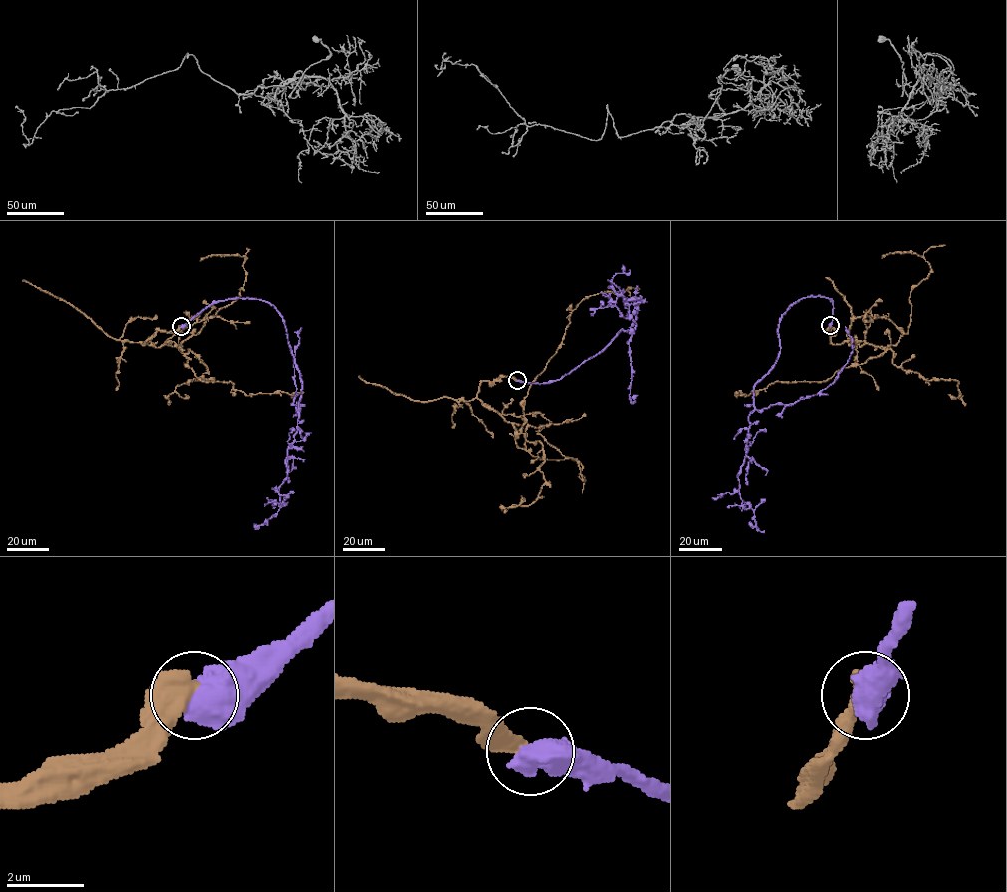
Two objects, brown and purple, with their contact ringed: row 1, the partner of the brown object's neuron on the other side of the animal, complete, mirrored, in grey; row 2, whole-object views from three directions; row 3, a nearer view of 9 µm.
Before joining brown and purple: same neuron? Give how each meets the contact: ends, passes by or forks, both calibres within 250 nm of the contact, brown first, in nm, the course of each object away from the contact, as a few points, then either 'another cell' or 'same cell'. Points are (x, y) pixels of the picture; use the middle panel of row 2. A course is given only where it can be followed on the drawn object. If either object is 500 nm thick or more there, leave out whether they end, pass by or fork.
calibres 550 and 800 nm; course brown (517, 380), (481, 381), (477, 397), (519, 433), (529, 387), (555, 353), (577, 305), (605, 292), (639, 290); course purple (517, 380), (561, 379), (628, 331), (638, 305), (615, 291), (613, 306), (590, 315); another cell

